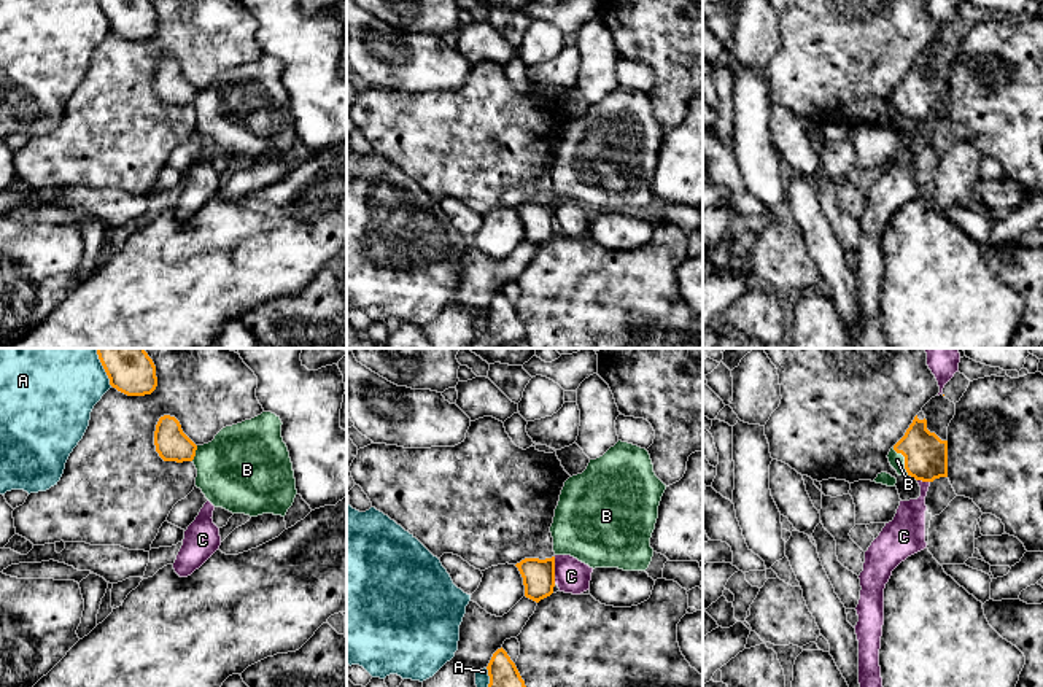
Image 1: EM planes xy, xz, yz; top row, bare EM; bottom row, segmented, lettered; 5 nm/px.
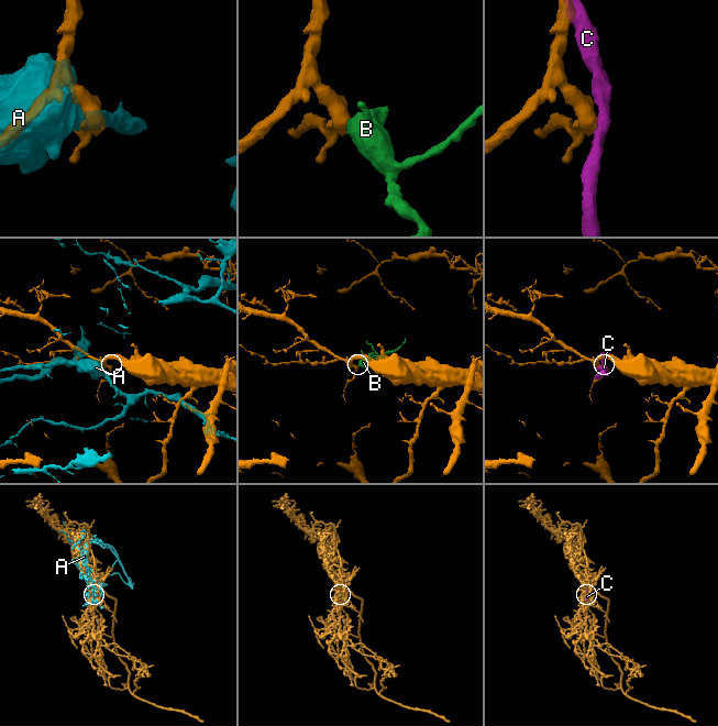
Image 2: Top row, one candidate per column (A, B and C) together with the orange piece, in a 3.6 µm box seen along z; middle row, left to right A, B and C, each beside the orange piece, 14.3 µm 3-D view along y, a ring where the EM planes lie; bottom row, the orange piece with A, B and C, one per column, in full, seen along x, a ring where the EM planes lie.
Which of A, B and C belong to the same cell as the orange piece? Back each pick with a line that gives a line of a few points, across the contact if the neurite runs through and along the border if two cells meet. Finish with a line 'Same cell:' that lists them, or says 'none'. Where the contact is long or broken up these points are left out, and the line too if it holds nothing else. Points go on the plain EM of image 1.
B: line yz (926, 99), (905, 104), (897, 104)
Same cell: B

